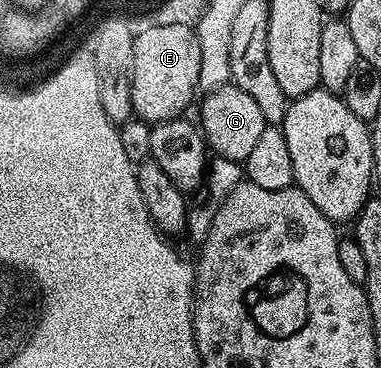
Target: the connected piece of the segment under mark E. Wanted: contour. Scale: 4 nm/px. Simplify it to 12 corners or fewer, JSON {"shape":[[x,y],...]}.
{"shape":[[150,24],[134,52],[141,122],[179,118],[198,94],[191,25]]}

